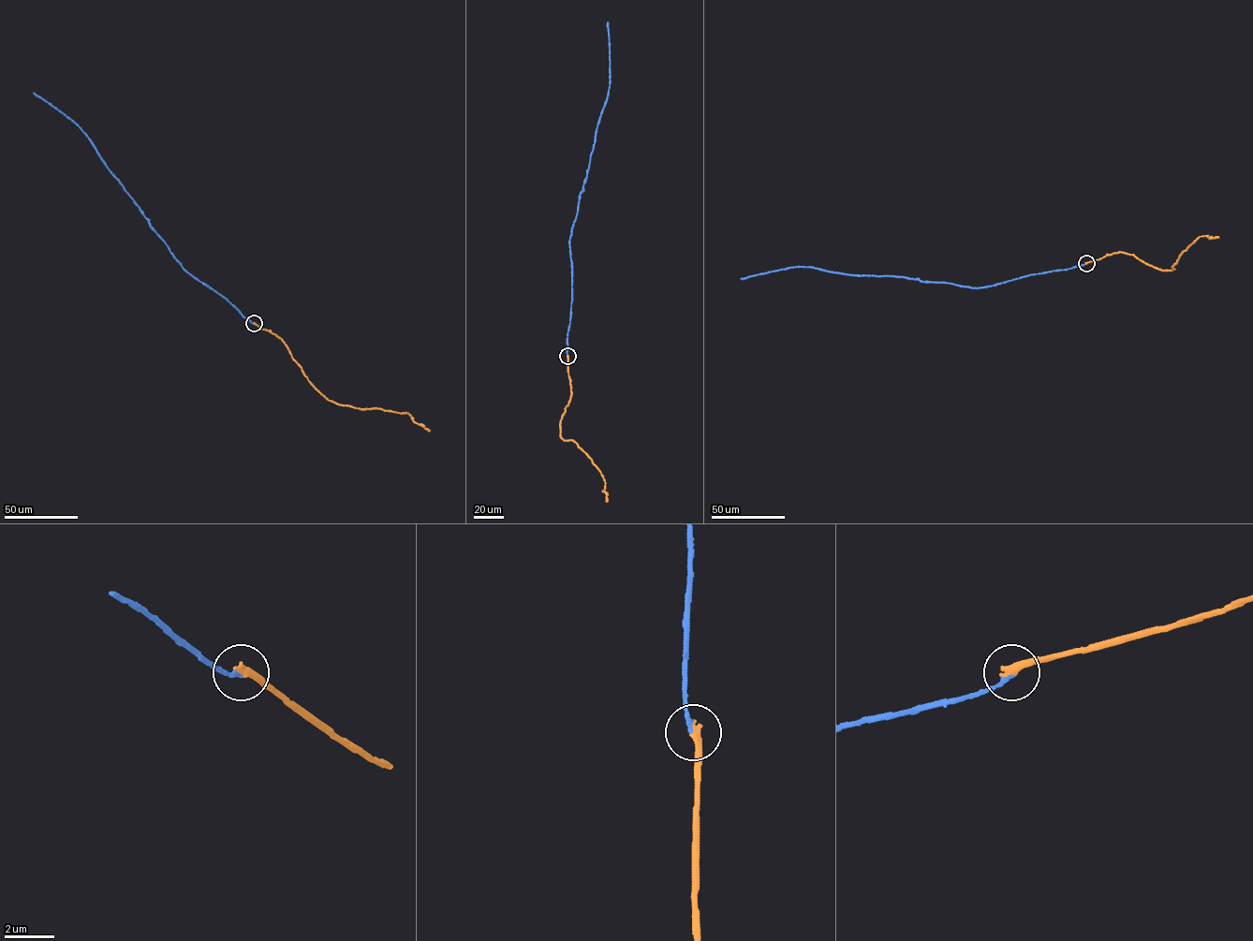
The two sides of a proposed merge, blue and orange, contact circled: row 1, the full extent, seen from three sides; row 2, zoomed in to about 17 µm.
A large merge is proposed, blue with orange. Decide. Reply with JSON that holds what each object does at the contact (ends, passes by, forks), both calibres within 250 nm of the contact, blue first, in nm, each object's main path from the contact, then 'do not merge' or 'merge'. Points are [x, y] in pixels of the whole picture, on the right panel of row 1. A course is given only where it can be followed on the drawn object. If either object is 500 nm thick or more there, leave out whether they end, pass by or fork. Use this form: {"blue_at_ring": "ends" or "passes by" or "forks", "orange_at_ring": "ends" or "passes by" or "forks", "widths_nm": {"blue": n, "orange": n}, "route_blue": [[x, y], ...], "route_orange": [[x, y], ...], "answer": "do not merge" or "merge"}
{"blue_at_ring": "ends", "orange_at_ring": "ends", "widths_nm": {"blue": 160, "orange": 280}, "route_blue": [[1086, 263], [974, 288], [903, 276], [848, 275], [802, 266], [741, 278]], "route_orange": [[1086, 263], [1123, 252], [1155, 267], [1172, 270], [1182, 252], [1198, 238], [1218, 237]], "answer": "merge"}

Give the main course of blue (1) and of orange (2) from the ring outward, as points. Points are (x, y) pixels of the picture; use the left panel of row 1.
1: (254, 323), (184, 270), (80, 127), (33, 93)
2: (254, 323), (281, 339), (309, 381), (329, 400), (361, 409), (406, 413), (429, 431)

